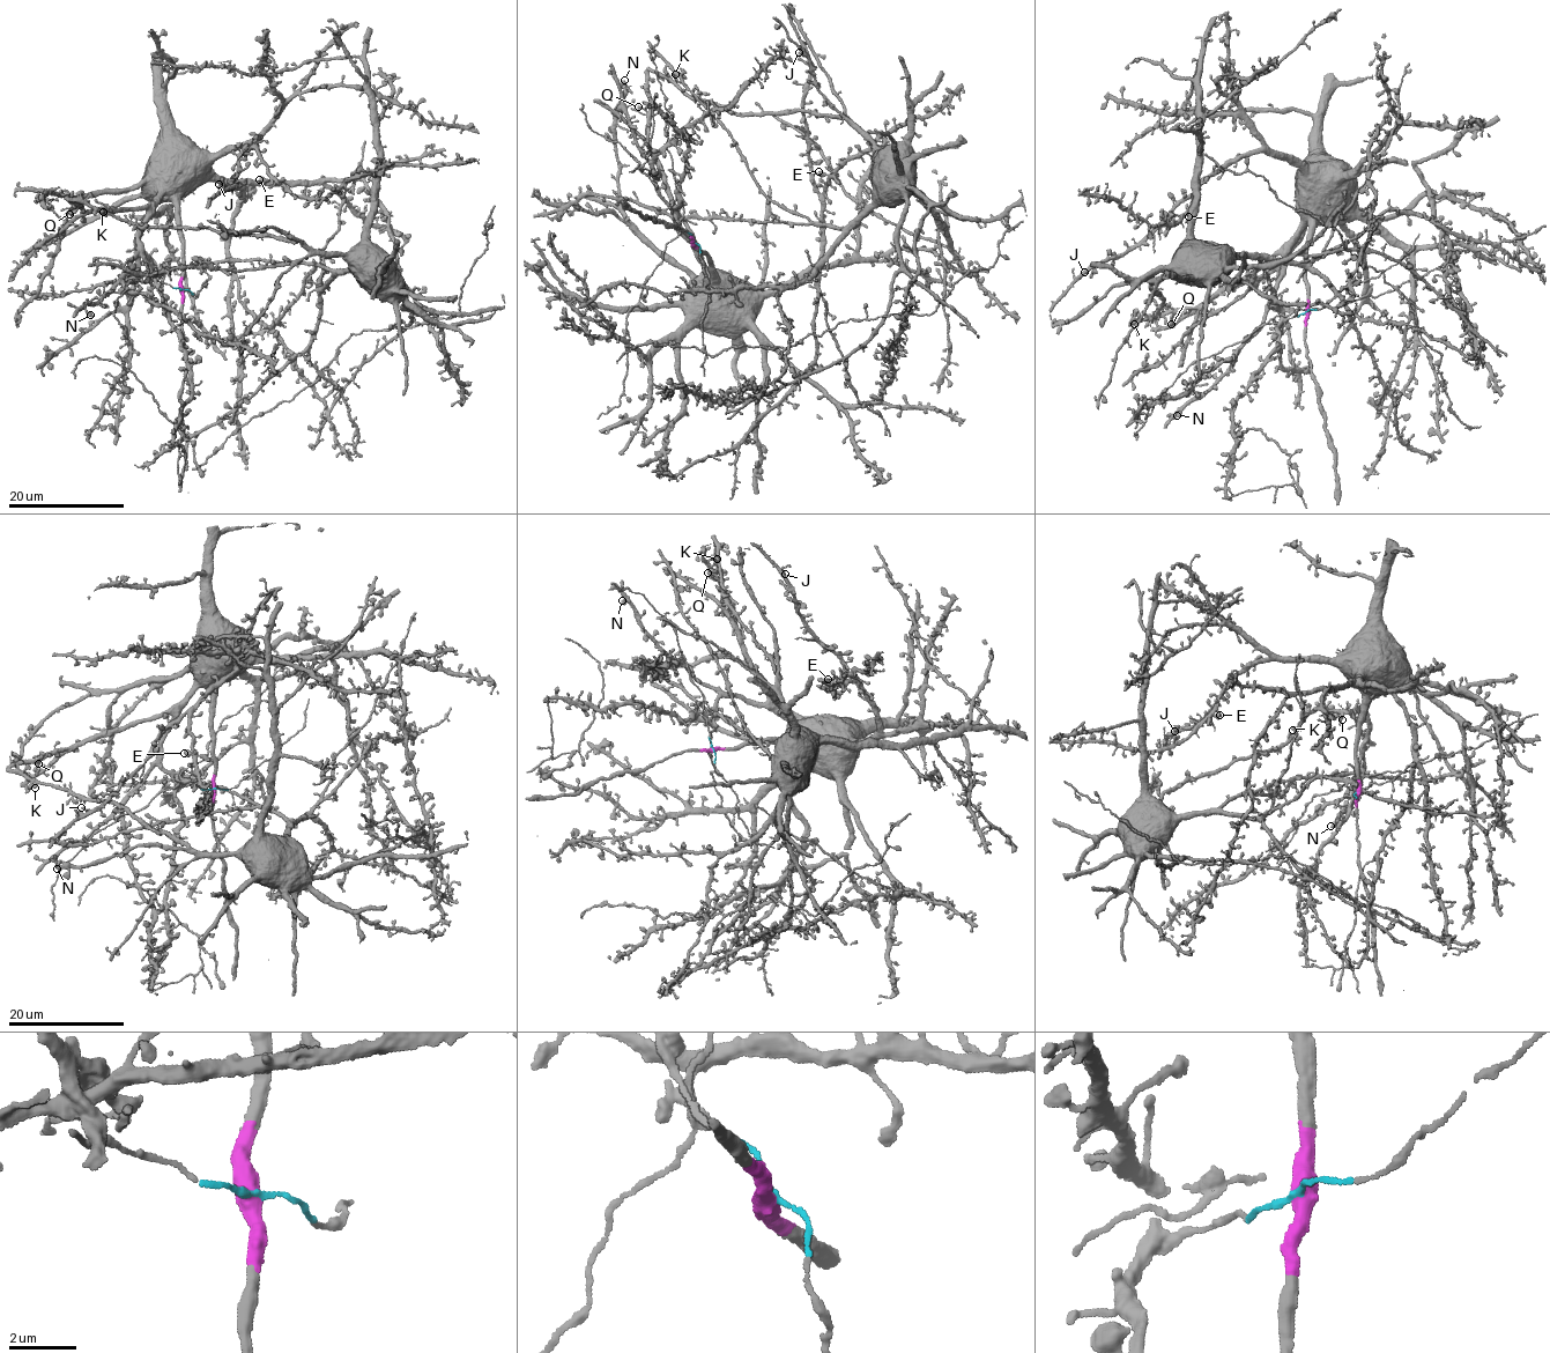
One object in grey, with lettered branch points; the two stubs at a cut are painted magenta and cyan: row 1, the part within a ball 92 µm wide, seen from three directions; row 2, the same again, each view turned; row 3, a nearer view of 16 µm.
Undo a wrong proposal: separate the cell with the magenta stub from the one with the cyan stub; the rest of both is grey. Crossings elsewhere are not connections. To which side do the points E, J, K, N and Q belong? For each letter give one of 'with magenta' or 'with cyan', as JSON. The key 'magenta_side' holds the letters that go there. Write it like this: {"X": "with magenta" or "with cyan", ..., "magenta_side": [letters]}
{"E": "with magenta", "J": "with magenta", "K": "with cyan", "N": "with magenta", "Q": "with magenta", "magenta_side": ["E", "J", "N", "Q"]}

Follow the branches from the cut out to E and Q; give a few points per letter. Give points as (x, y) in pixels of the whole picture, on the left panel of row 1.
E: (184, 289), (179, 192), (209, 160), (245, 148), (259, 140), (256, 137), (252, 142), (271, 178), (259, 180)
Q: (184, 289), (182, 227), (170, 194), (118, 209), (87, 211), (79, 205), (69, 214)

